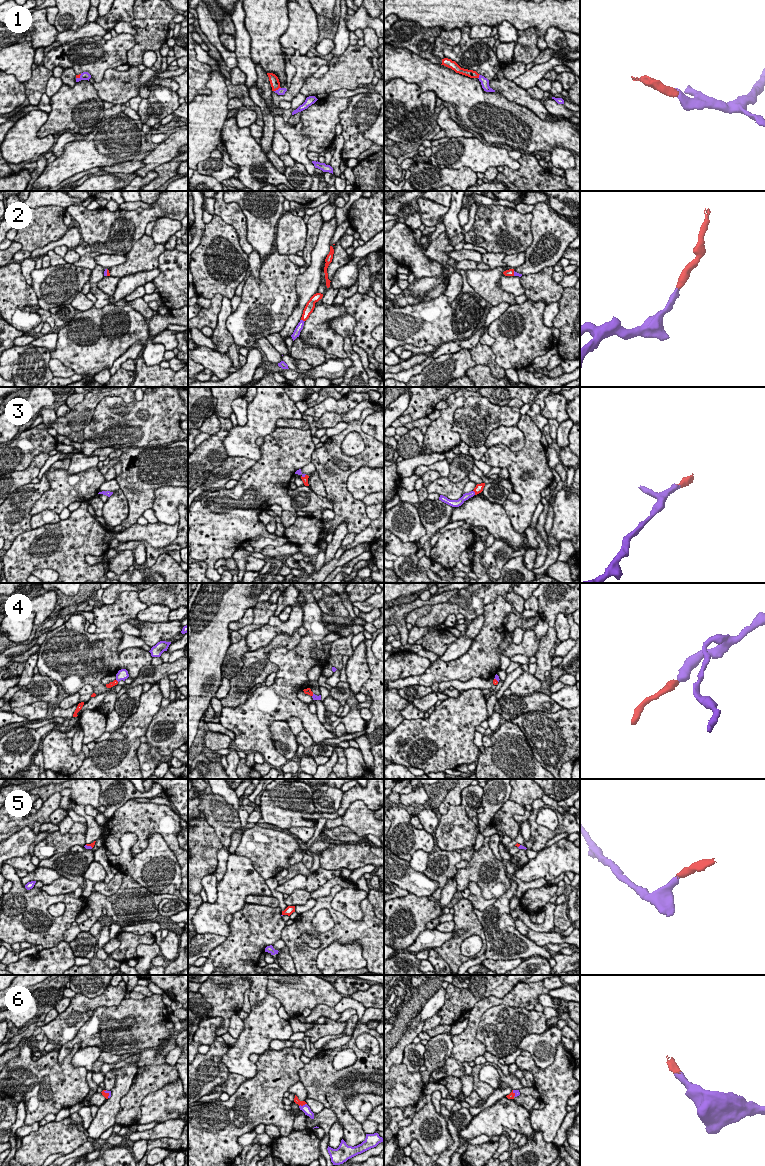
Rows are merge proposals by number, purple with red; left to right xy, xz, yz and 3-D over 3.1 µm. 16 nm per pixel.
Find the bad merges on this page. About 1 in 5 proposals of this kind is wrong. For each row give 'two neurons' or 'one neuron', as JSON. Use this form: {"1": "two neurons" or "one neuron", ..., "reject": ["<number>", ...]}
{"1": "one neuron", "2": "one neuron", "3": "one neuron", "4": "one neuron", "5": "one neuron", "6": "one neuron", "reject": []}

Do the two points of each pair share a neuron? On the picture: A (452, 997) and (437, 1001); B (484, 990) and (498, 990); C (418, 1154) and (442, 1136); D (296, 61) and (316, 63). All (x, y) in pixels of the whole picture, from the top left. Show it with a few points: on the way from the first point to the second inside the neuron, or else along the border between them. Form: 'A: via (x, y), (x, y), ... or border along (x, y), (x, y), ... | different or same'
A: border along (446, 989), (444, 1004), (438, 1012) | different
B: via (487, 990), (495, 990) | same
C: border along (410, 1140), (415, 1139), (428, 1155) | different
D: via (301, 63), (311, 63) | same

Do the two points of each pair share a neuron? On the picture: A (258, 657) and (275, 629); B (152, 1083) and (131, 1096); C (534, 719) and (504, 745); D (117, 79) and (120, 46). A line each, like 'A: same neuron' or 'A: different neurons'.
A: different neurons
B: same neuron
C: different neurons
D: different neurons

